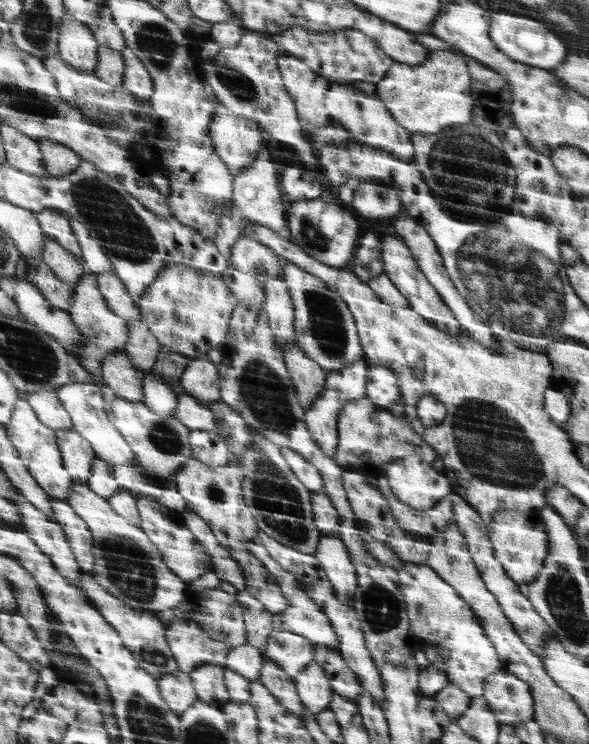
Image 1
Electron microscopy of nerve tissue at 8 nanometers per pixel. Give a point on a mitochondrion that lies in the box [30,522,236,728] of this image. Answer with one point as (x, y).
(125, 562)

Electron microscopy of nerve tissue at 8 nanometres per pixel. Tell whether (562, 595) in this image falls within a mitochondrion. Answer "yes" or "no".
yes

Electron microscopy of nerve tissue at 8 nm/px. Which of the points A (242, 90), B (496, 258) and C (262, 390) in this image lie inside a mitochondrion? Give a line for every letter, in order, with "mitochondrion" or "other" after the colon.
A: mitochondrion
B: mitochondrion
C: mitochondrion

